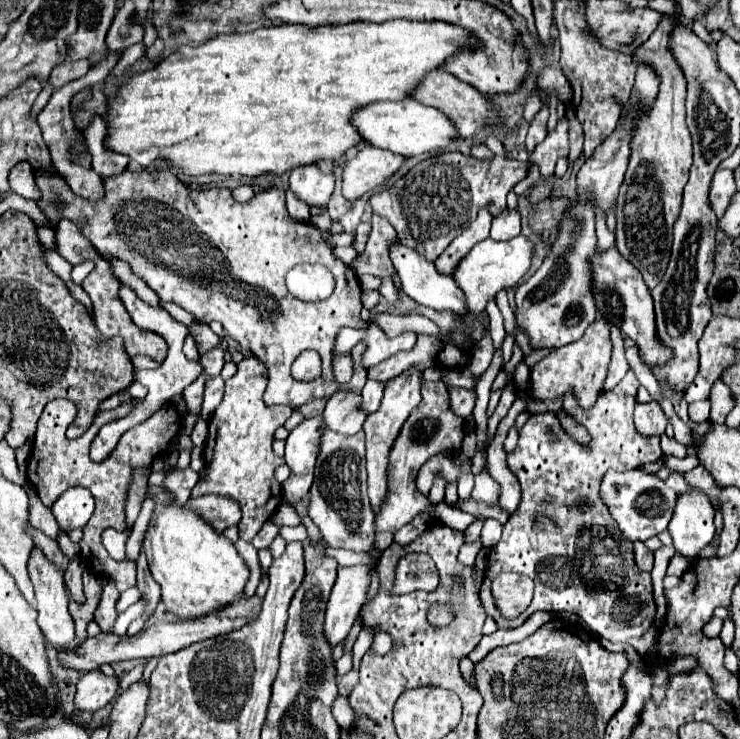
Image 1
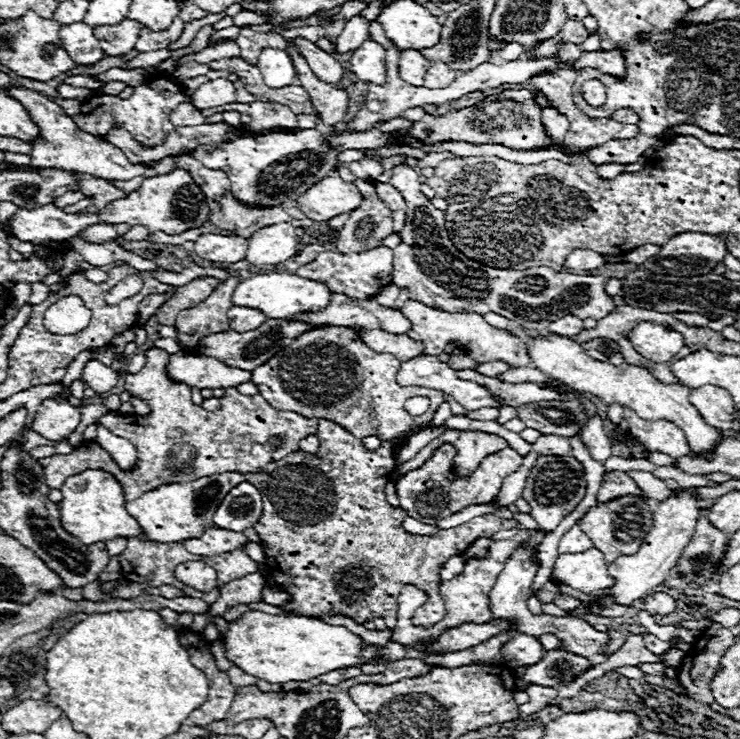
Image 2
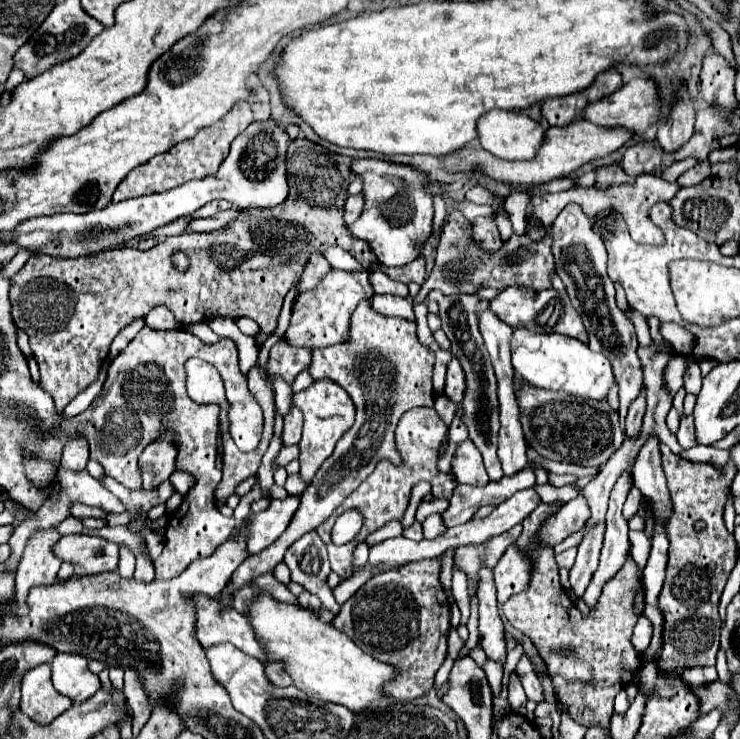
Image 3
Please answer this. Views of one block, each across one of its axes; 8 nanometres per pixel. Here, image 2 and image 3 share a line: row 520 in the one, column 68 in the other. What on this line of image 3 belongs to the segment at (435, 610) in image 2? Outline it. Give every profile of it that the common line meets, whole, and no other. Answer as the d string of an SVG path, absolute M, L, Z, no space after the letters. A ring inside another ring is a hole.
M302 146L288 154L288 178L290 178L290 194L282 206L270 210L250 208L242 212L232 224L208 234L180 234L170 236L164 242L156 244L152 250L142 252L138 248L122 248L122 250L108 250L96 256L84 258L50 258L50 256L32 256L22 270L12 278L10 300L12 300L12 320L18 328L22 328L30 338L32 354L40 368L40 386L54 398L56 412L62 412L66 404L86 390L100 372L102 360L108 356L108 348L114 336L126 328L134 318L148 314L154 306L166 306L172 310L176 320L182 326L190 326L196 322L212 320L216 316L240 318L248 316L258 322L258 326L270 334L282 310L282 302L286 292L292 288L294 280L298 280L304 272L308 256L312 252L320 252L322 242L330 242L342 246L350 252L364 268L382 268L392 280L398 282L424 282L426 268L424 258L418 258L402 268L384 268L374 262L366 242L350 238L348 228L342 222L342 208L346 202L346 186L350 174L352 158L330 154L322 146ZM174 252L186 252L190 258L190 268L186 272L178 272L170 256ZM60 468L58 474L56 474L56 480L52 482L52 490L50 490L50 494L48 494L48 500L40 506L40 510L38 510L34 516L30 516L26 522L22 522L22 526L18 526L18 528L14 530L14 534L12 534L10 542L8 542L10 548L12 548L12 554L10 554L8 562L4 562L4 568L6 568L6 570L16 570L16 566L18 566L18 562L20 562L20 556L22 556L22 550L24 550L26 540L30 538L30 534L32 534L34 530L38 530L38 528L50 528L50 526L60 524L64 518L70 516L70 508L72 508L72 504L76 504L76 502L86 504L86 506L98 506L98 508L104 508L104 510L108 510L108 512L118 512L118 514L120 514L120 512L126 512L124 504L122 504L114 494L110 494L106 488L102 488L90 474L86 474L86 470L74 472L74 470Z

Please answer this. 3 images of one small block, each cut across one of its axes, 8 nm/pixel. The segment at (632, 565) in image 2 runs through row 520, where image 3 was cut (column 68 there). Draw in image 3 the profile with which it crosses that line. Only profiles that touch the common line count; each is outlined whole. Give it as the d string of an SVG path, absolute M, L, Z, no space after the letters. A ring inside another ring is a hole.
M56 654L52 660L54 688L74 704L86 702L100 690L100 680L88 670L88 660L80 654Z

